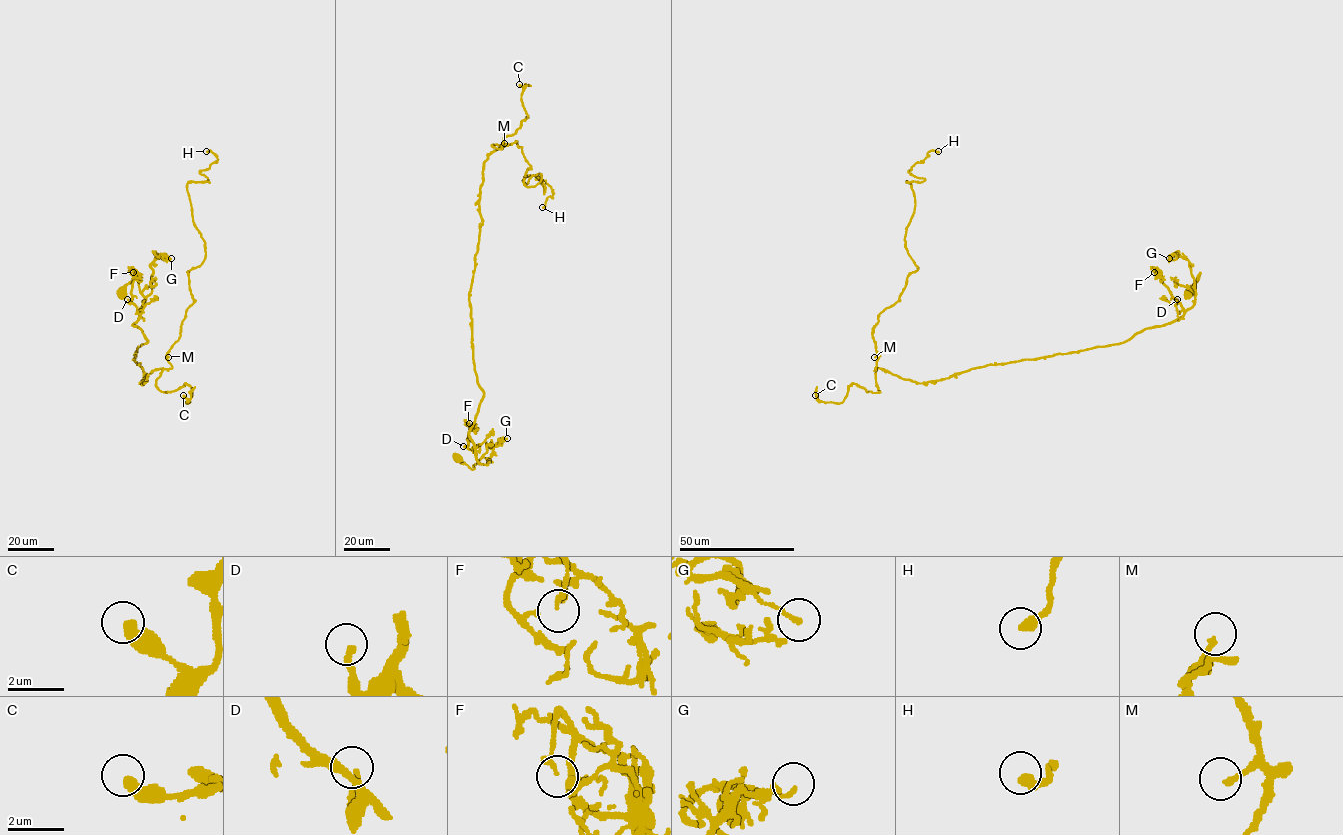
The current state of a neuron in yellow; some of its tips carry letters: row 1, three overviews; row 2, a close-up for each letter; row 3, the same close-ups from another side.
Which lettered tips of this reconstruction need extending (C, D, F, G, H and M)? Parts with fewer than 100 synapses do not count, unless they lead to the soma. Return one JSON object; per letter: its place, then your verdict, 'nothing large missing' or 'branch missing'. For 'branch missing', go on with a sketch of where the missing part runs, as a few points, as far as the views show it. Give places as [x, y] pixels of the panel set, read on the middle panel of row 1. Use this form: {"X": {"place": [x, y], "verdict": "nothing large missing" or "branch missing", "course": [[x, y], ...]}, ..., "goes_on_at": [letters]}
{"C": {"place": [519, 84], "verdict": "nothing large missing"}, "D": {"place": [463, 446], "verdict": "nothing large missing"}, "F": {"place": [469, 423], "verdict": "nothing large missing"}, "G": {"place": [507, 438], "verdict": "nothing large missing"}, "H": {"place": [542, 207], "verdict": "nothing large missing"}, "M": {"place": [504, 143], "verdict": "nothing large missing"}, "goes_on_at": []}

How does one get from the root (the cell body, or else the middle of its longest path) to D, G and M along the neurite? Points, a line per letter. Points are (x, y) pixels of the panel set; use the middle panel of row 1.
D: (459, 457), (472, 469), (475, 463), (480, 464), (474, 452), (463, 446)
G: (459, 457), (472, 469), (477, 463), (487, 464), (489, 460), (486, 458), (491, 455), (493, 448), (507, 438)
M: (459, 457), (472, 469), (480, 464), (469, 435), (484, 396), (473, 358), (469, 291), (482, 166), (504, 143)

